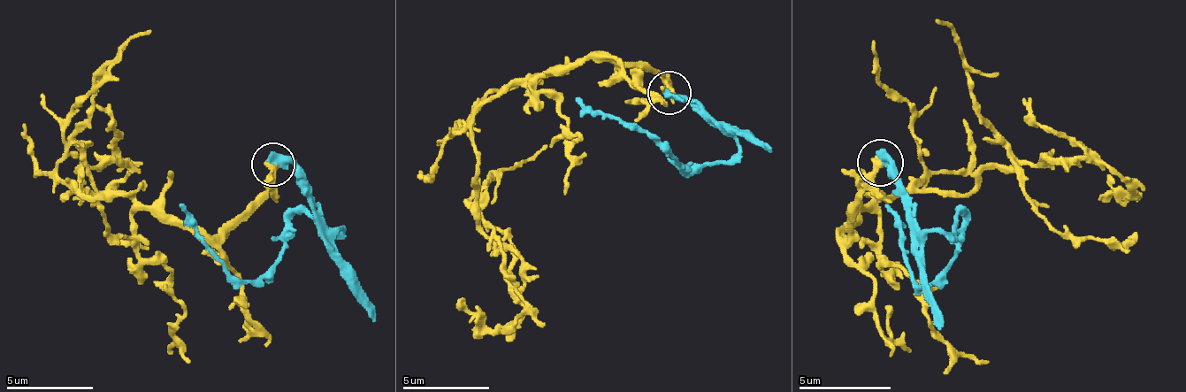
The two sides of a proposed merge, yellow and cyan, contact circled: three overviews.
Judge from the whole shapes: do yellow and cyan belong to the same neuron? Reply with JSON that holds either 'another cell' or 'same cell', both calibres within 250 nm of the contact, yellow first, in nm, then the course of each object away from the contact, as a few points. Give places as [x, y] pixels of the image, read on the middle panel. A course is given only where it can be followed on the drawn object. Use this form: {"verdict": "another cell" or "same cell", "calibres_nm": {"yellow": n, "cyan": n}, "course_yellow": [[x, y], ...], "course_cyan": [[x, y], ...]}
{"verdict": "same cell", "calibres_nm": {"yellow": 360, "cyan": 480}, "course_yellow": [[669, 94], [605, 55], [505, 85], [470, 128], [475, 219], [523, 264], [523, 315], [496, 328], [457, 298]], "course_cyan": [[669, 94], [692, 103], [709, 116], [739, 150], [692, 172], [657, 142], [635, 128], [587, 111], [574, 98]]}

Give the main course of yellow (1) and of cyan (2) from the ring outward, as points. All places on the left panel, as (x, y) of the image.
1: (273, 164), (273, 180), (209, 233), (130, 198), (74, 194), (79, 172), (126, 164), (100, 194), (61, 198)
2: (273, 164), (295, 168), (313, 211), (343, 228), (295, 216), (261, 276), (239, 280), (178, 203)

